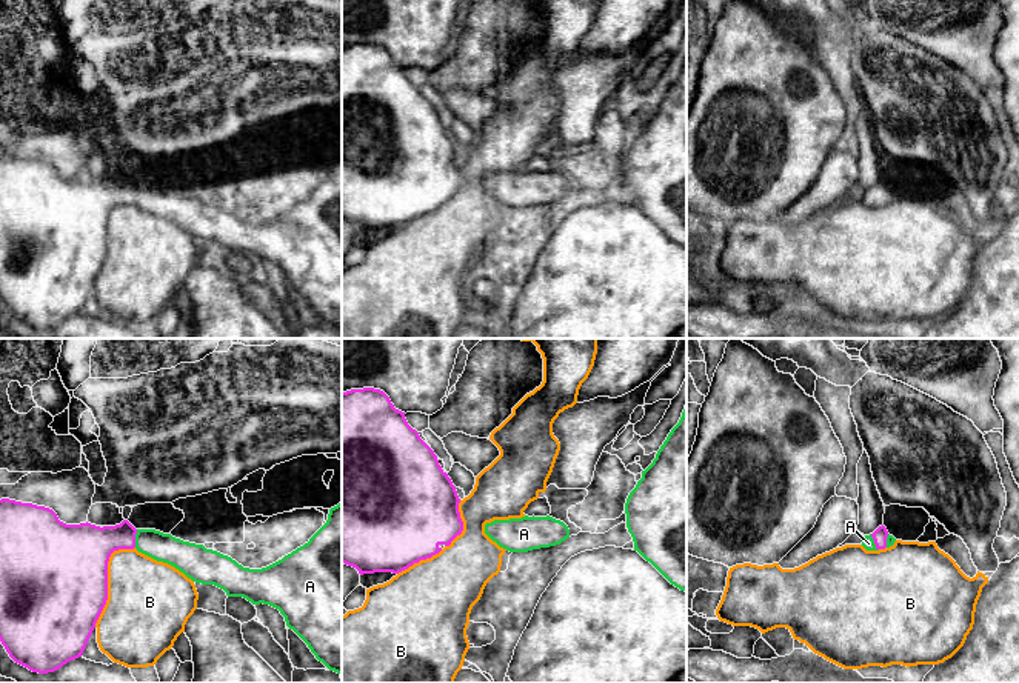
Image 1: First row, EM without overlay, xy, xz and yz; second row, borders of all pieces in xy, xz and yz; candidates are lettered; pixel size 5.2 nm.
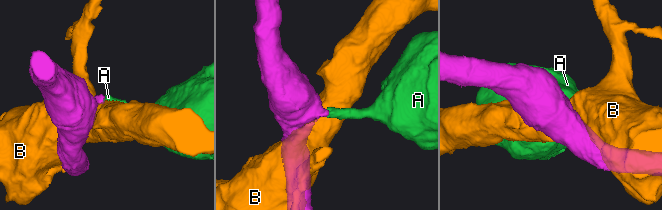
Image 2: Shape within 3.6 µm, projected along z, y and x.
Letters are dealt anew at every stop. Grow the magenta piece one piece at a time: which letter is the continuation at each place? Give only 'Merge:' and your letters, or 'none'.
Merge: A

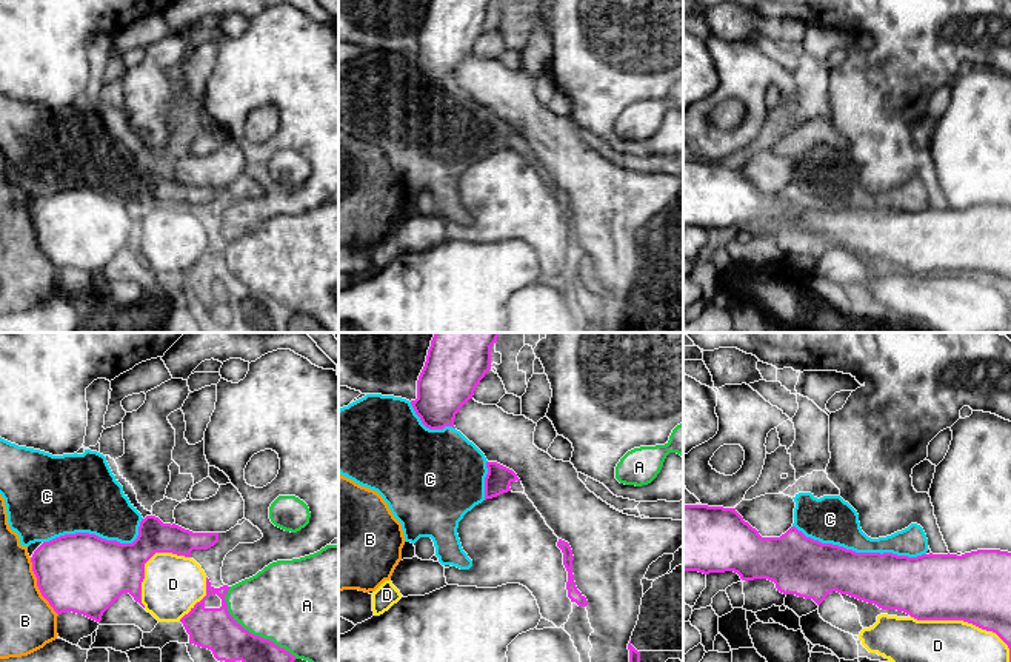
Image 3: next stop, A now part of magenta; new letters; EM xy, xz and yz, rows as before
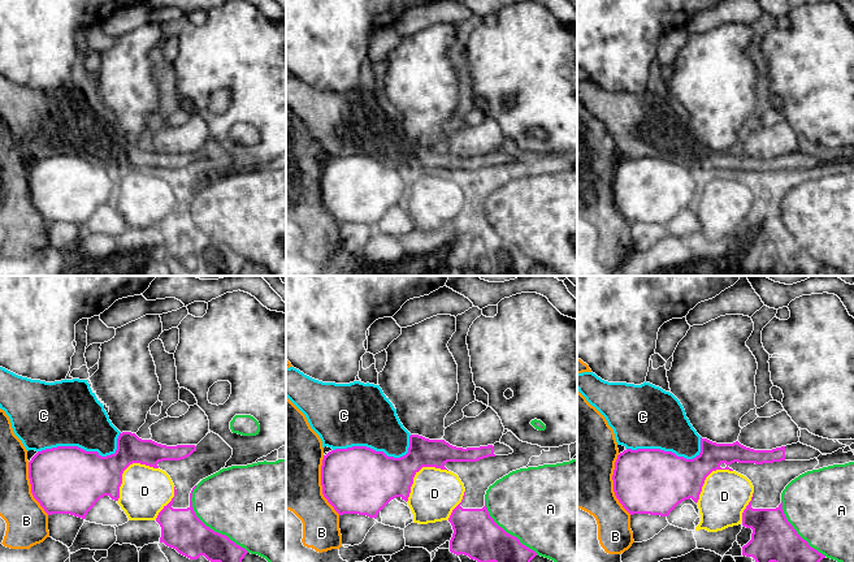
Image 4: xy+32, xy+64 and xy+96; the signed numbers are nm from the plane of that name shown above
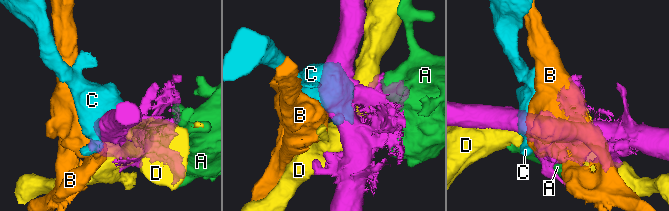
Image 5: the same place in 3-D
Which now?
Merge: none

